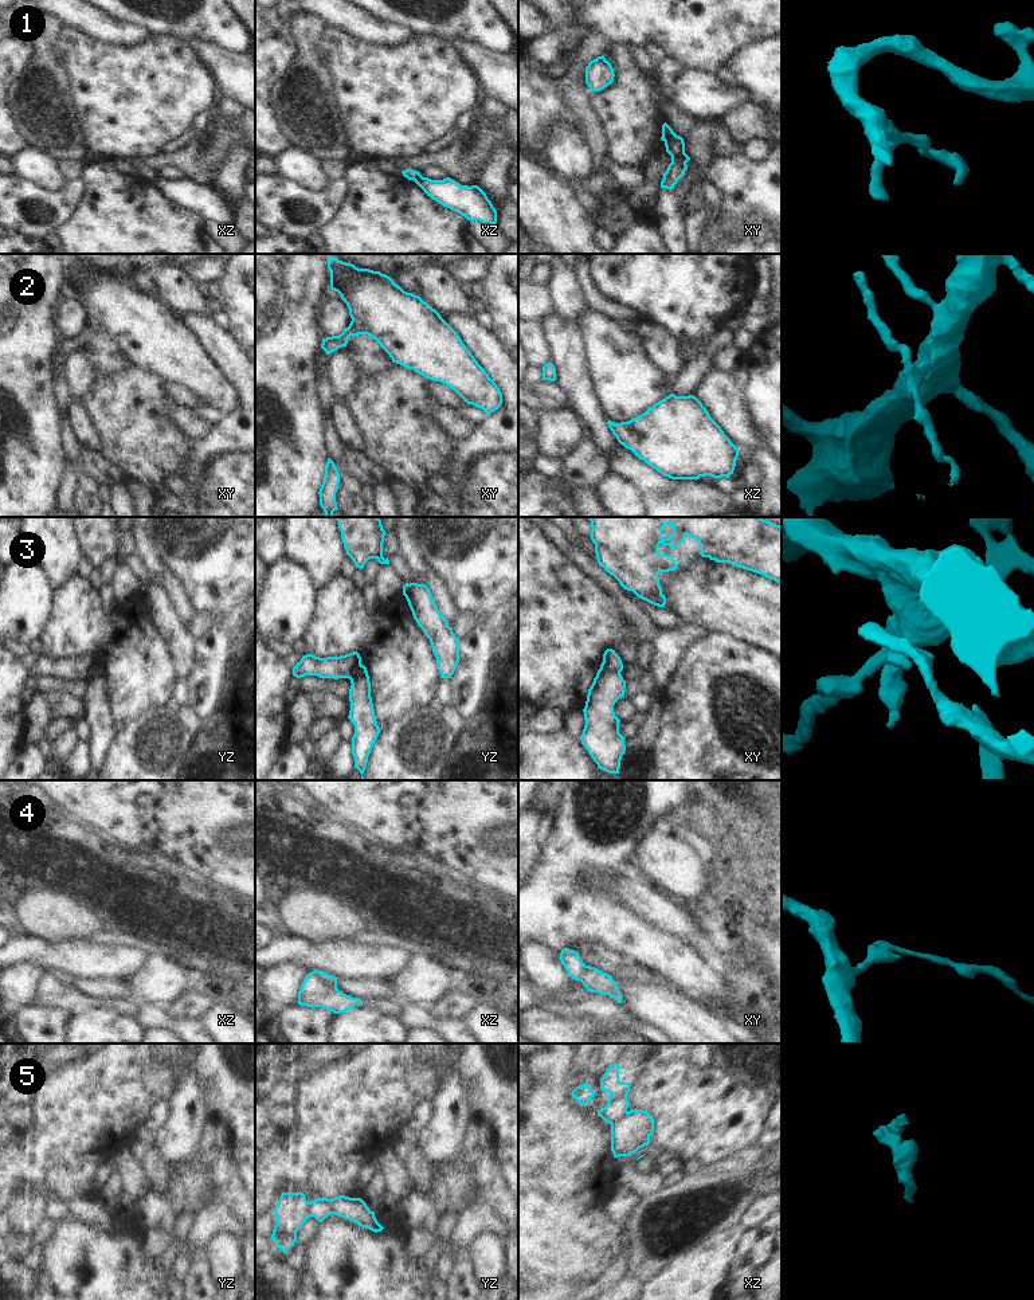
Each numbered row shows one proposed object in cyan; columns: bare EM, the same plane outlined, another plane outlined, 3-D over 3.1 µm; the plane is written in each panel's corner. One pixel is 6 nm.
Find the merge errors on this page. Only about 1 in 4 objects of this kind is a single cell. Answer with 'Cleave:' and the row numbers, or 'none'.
Cleave: 1, 3, 4, 5.

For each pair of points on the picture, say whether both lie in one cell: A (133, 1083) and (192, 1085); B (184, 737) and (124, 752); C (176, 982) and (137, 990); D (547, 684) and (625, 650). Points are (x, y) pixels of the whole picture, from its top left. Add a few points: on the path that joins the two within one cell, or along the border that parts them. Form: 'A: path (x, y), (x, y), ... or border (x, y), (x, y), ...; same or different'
A: border (153, 1058), (172, 1076), (168, 1100); different
B: path (169, 740), (157, 741), (147, 752), (138, 752); same
C: path (167, 982), (156, 982), (147, 986); same
D: border (637, 645), (626, 637), (619, 637), (611, 647); different

